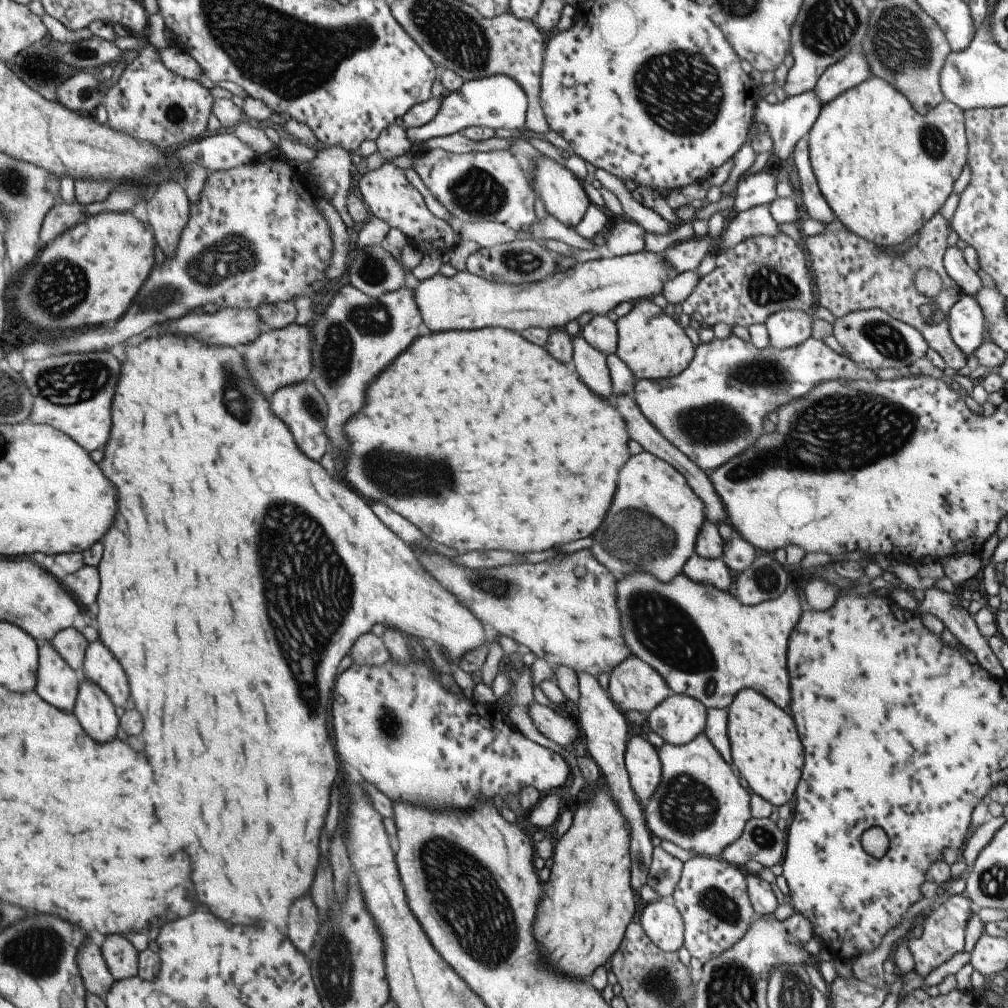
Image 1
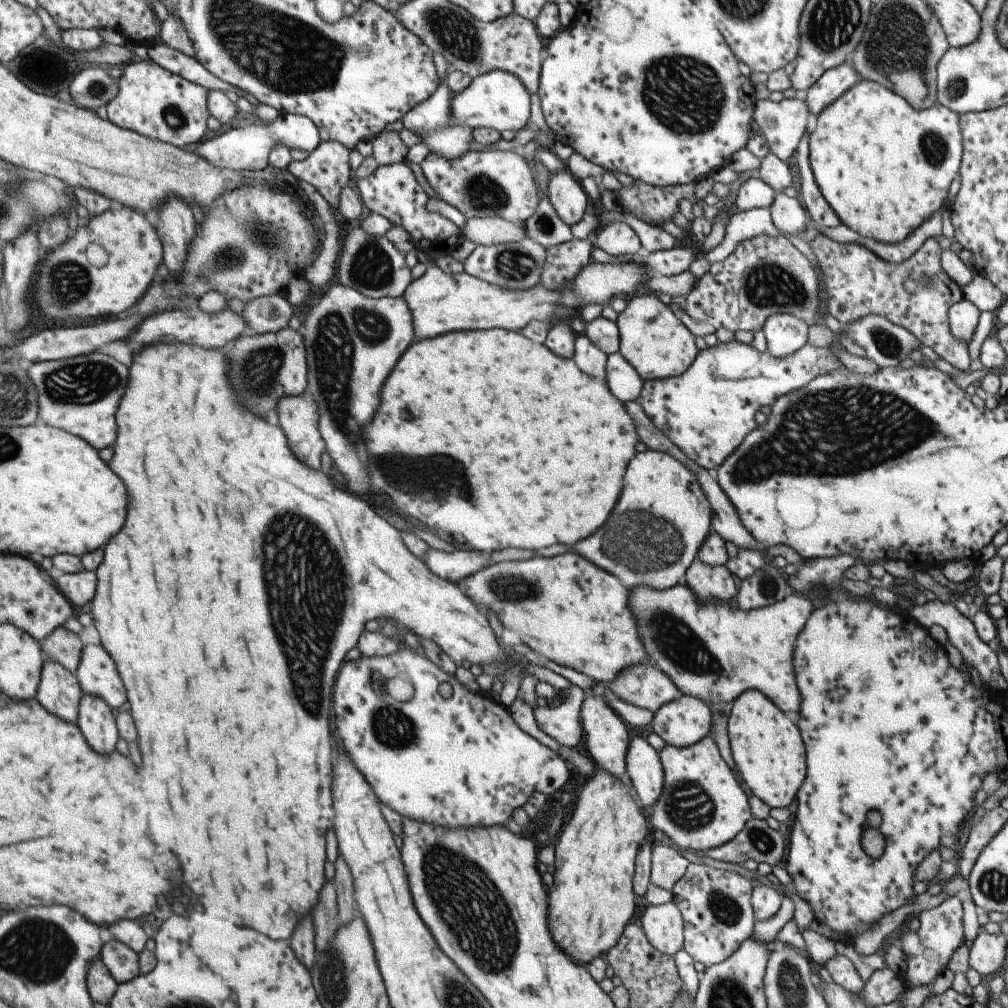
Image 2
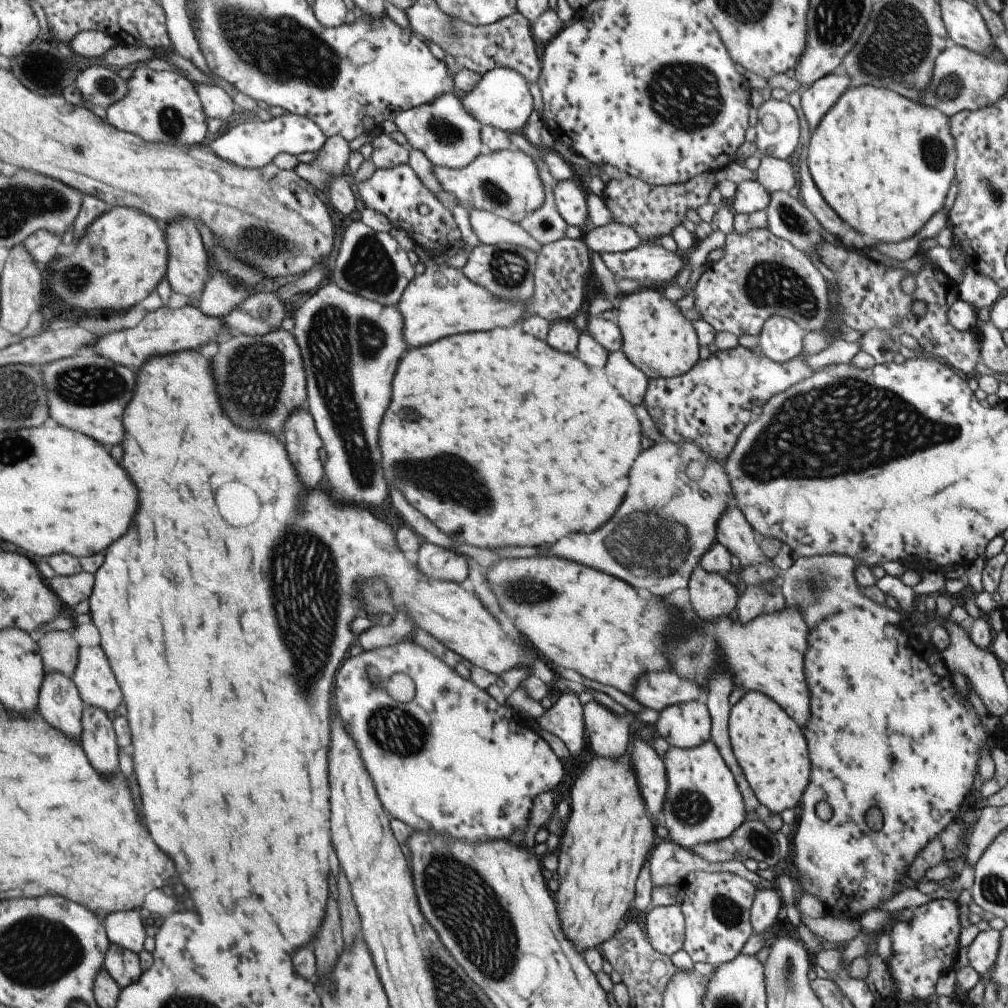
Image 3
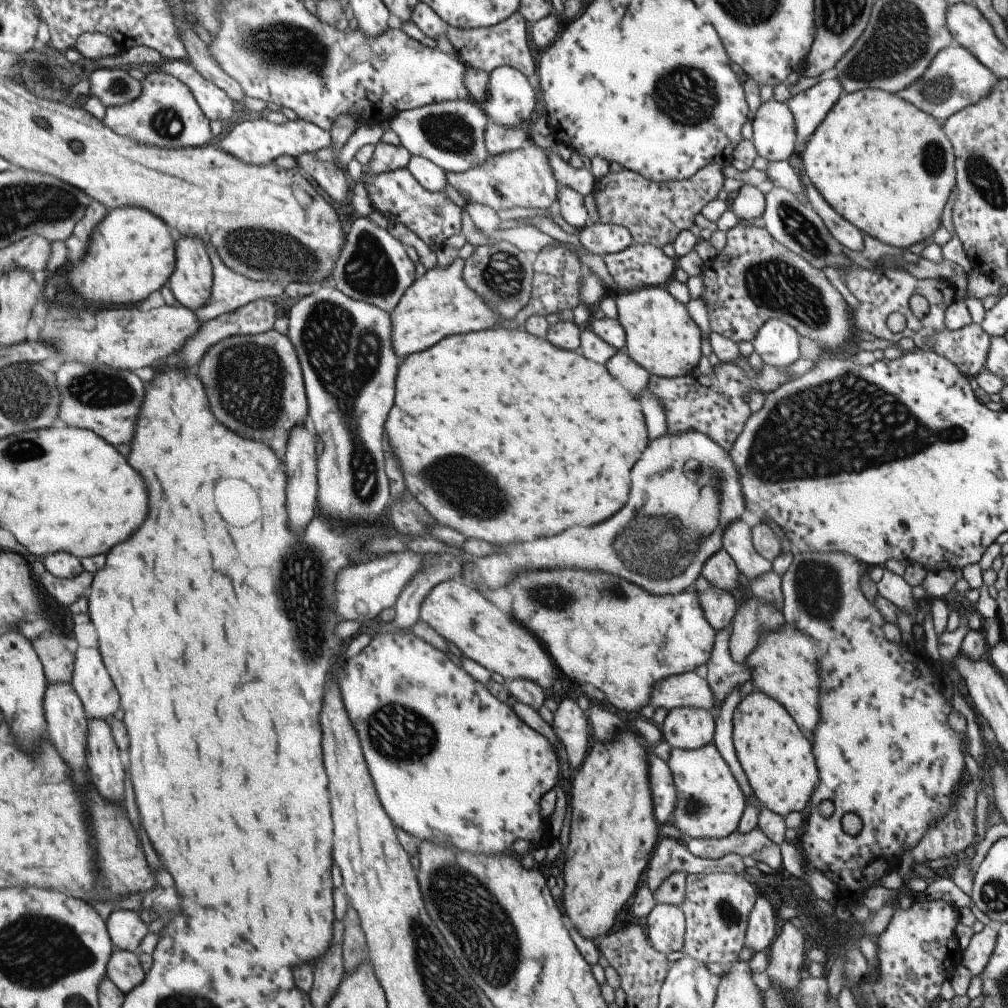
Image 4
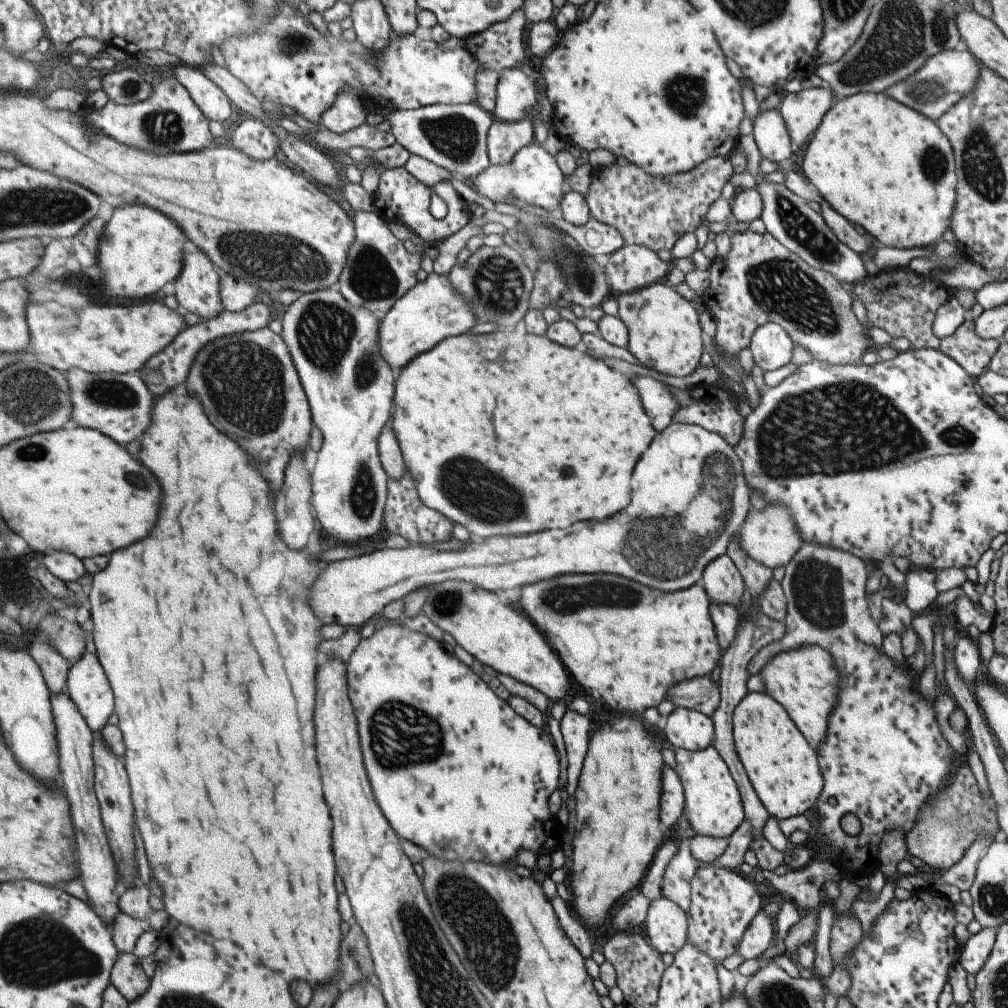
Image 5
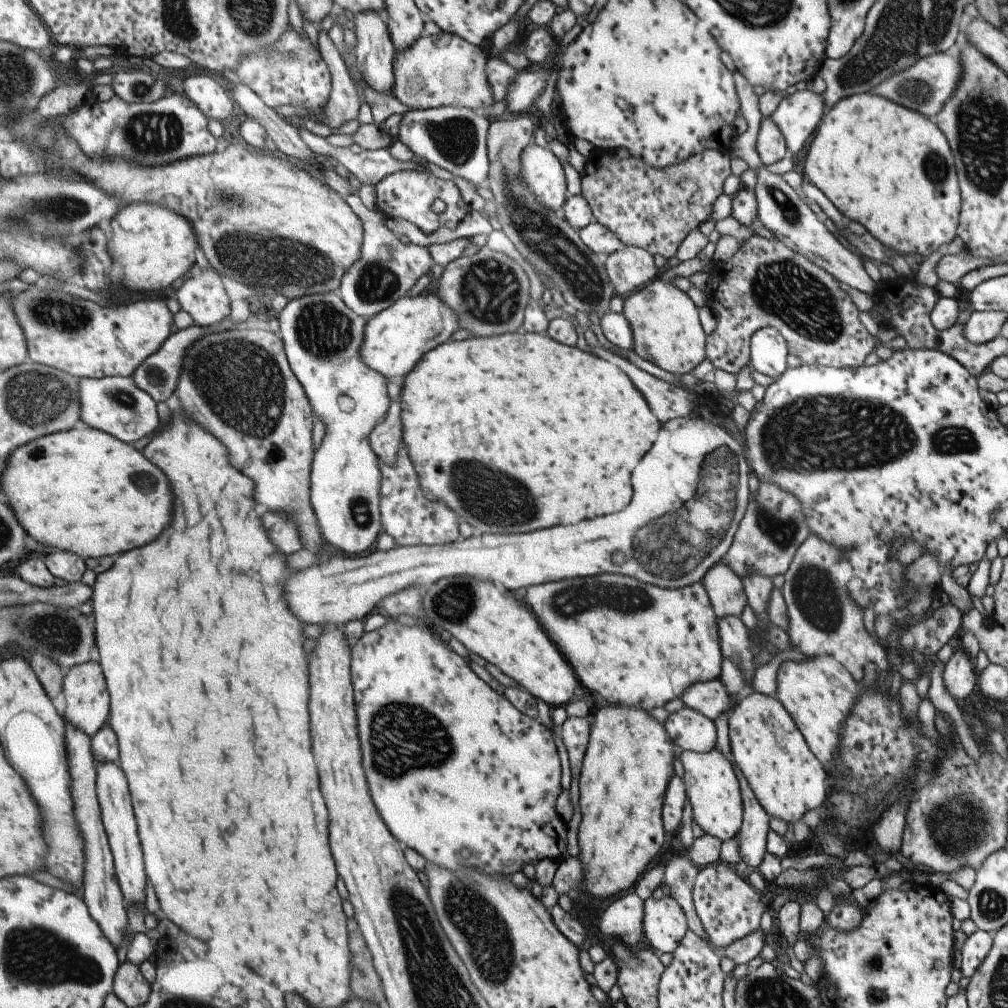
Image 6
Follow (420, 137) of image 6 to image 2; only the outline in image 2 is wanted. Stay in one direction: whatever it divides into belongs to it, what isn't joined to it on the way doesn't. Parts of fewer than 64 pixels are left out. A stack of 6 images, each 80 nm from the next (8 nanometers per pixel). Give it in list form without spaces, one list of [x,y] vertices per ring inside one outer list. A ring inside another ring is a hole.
[[[445,81],[439,85],[429,98],[411,107],[401,118],[403,127],[411,132],[416,132],[421,138],[421,142],[428,146],[429,153],[438,154],[444,159],[460,157],[468,150],[468,144],[473,141],[470,128],[463,125],[453,125],[450,122],[449,101],[453,94],[449,92]]]

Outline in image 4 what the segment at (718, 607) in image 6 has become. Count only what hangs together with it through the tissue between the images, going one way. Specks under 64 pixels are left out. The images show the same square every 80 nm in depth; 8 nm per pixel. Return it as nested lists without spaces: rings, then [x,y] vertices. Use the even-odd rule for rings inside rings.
[[[721,547],[703,562],[700,575],[709,584],[730,592],[731,588],[736,587],[737,572],[734,560]]]

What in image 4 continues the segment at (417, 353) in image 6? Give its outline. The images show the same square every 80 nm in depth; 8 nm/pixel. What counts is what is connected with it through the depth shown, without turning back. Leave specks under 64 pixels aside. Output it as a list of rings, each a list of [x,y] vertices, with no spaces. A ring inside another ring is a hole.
[[[455,257],[447,266],[437,264],[416,279],[403,291],[394,309],[389,313],[392,324],[390,339],[397,356],[409,356],[427,350],[433,343],[449,335],[480,331],[501,324],[493,307],[478,297],[462,279],[464,260]]]

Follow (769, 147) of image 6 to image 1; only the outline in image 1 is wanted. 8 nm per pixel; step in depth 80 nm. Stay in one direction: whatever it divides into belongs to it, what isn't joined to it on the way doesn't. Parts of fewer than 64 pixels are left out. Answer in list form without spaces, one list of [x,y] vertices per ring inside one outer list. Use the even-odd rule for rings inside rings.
[[[813,89],[787,97],[774,105],[759,99],[754,108],[754,124],[765,124],[765,130],[772,140],[773,156],[777,159],[785,159],[791,154],[795,143],[809,132],[819,111],[820,102]]]

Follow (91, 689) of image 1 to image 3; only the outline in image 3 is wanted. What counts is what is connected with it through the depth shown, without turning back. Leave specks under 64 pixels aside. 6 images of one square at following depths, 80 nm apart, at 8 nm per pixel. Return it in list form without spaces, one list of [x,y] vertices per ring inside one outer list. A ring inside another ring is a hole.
[[[83,704],[80,718],[80,745],[90,765],[103,776],[117,770],[116,736],[112,722],[101,709]]]

